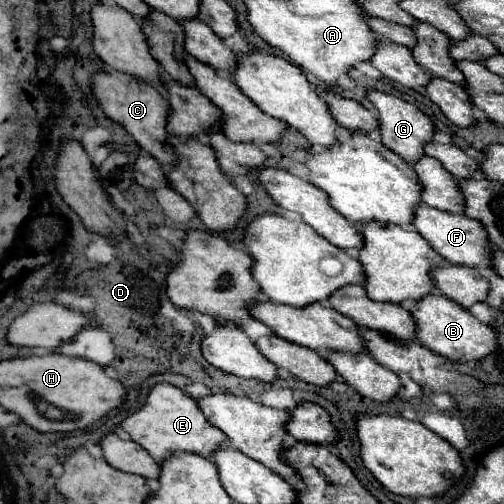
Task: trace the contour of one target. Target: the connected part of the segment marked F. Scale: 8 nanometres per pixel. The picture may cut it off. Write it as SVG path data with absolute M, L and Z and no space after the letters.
M420 205L414 209L412 227L446 261L460 263L460 265L474 265L474 267L490 267L490 263L488 263L490 261L490 245L486 239L486 231L482 229L482 225L478 221L472 221L466 215L452 215L452 213L446 213L440 209L432 209L428 205Z

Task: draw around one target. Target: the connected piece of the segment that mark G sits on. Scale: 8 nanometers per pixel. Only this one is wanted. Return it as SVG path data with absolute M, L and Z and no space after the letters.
M368 89L366 99L378 111L378 123L380 123L378 129L380 129L380 135L382 135L382 143L388 149L392 149L398 157L402 157L406 163L414 163L416 159L420 159L424 155L424 151L422 151L424 141L430 141L432 133L434 133L432 121L416 105L402 101L394 95L388 95L388 93L382 93L382 91L376 91L376 89Z

